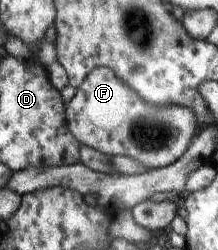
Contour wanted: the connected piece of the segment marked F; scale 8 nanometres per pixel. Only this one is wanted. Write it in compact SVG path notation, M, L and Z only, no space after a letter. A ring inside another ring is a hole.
M103 65L95 68L93 72L88 74L87 78L83 82L80 82L72 100L66 105L66 121L71 134L73 134L79 143L85 144L85 146L91 146L91 148L95 148L95 150L99 150L99 152L107 154L108 157L113 155L123 155L131 157L133 160L138 160L148 169L160 169L172 165L175 161L179 161L186 153L185 150L189 150L189 144L193 142L193 136L195 136L195 122L197 122L197 118L195 118L195 112L191 110L191 107L183 105L167 105L162 107L146 101L144 98L141 98L141 95L137 94L125 81L118 78L117 74L114 73L114 70L111 67Z

